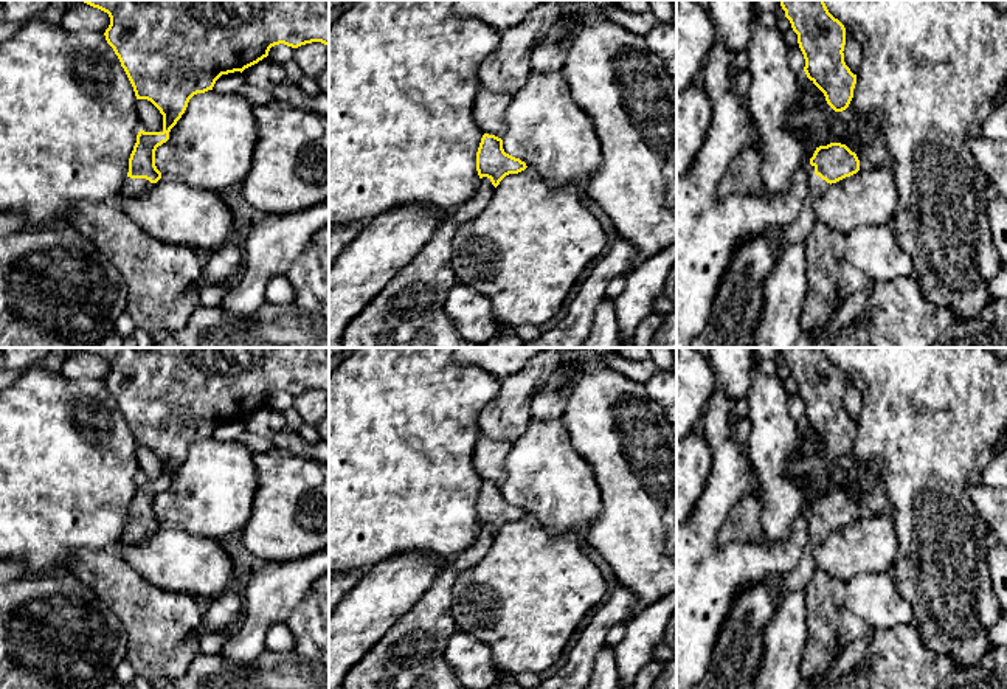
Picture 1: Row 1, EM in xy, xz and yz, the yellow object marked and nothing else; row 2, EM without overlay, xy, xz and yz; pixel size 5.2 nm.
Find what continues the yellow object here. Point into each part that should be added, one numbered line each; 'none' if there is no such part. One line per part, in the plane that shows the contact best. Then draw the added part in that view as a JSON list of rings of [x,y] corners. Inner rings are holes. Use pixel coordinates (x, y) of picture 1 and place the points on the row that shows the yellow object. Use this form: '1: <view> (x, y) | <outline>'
1: xy (132, 186) | [[[127,177],[123,183],[123,196],[141,196],[151,185],[146,178],[130,178]]]

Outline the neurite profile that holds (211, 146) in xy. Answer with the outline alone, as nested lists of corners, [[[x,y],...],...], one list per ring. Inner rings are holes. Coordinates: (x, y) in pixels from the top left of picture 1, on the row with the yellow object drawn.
[[[214,90],[194,95],[185,113],[169,132],[169,140],[157,147],[155,166],[169,182],[222,192],[242,185],[251,168],[258,141],[258,124],[253,106],[239,93],[222,95]]]

